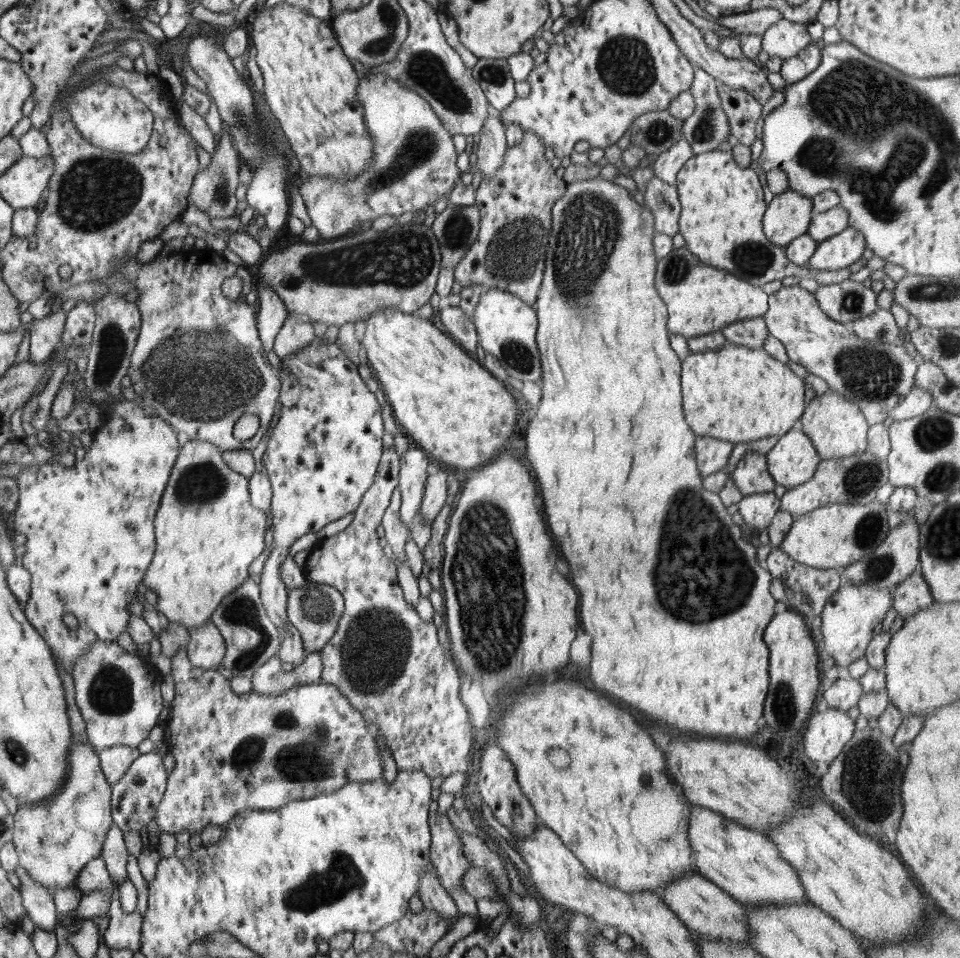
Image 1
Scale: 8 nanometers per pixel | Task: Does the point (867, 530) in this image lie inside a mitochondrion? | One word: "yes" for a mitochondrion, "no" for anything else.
yes

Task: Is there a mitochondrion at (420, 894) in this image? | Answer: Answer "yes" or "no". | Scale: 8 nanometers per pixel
no

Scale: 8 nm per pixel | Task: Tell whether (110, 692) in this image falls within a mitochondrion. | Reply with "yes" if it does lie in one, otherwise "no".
yes

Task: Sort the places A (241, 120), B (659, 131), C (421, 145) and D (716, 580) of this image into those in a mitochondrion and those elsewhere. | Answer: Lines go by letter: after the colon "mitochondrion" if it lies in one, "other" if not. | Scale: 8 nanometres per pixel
A: mitochondrion
B: mitochondrion
C: mitochondrion
D: mitochondrion

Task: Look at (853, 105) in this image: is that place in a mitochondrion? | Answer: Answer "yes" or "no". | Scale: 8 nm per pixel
yes

